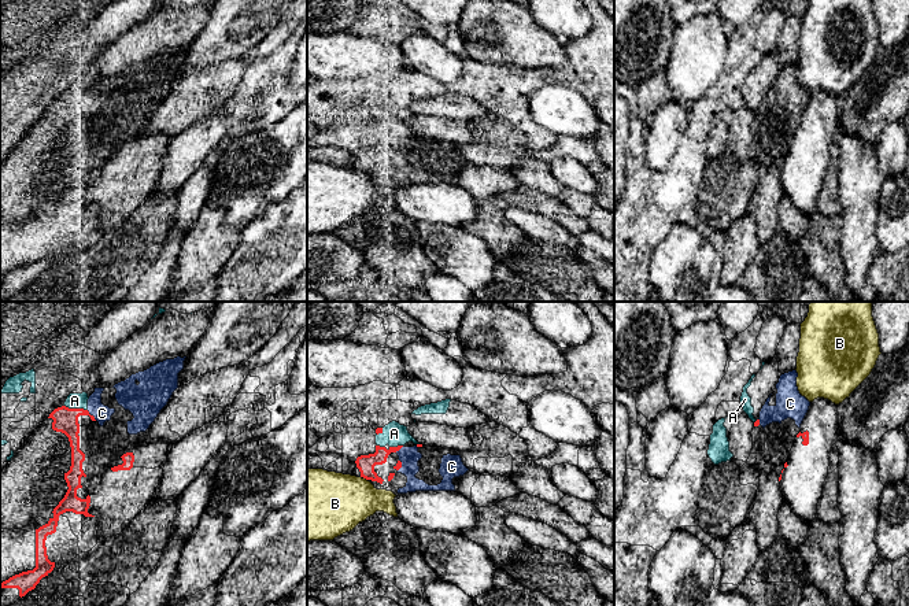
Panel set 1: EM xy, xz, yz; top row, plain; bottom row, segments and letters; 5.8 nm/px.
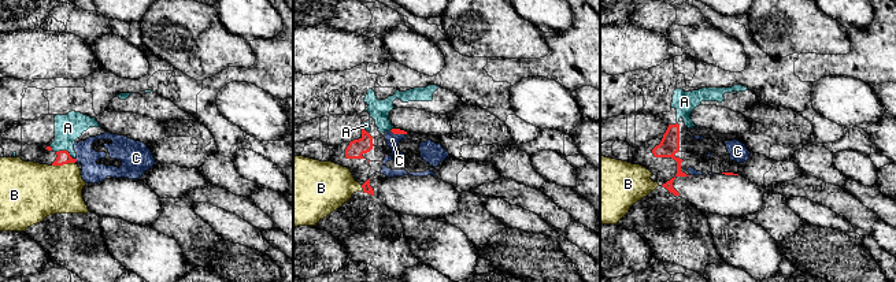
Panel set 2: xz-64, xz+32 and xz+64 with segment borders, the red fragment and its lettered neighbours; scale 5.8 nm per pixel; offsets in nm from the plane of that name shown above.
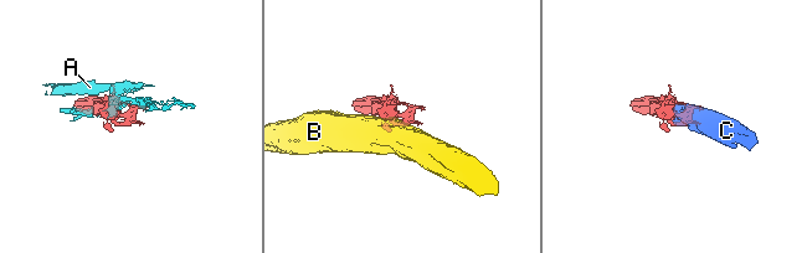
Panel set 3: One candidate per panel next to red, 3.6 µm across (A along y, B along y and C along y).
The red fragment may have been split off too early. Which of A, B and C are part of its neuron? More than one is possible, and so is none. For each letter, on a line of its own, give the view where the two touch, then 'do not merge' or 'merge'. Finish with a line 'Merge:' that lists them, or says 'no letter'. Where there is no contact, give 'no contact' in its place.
A: contact in xy; do not merge
B: contact in xz; do not merge
C: contact in xy; merge
Merge: C

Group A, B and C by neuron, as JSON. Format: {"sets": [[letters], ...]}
{"sets": [["A"], ["B"], ["C"]]}

